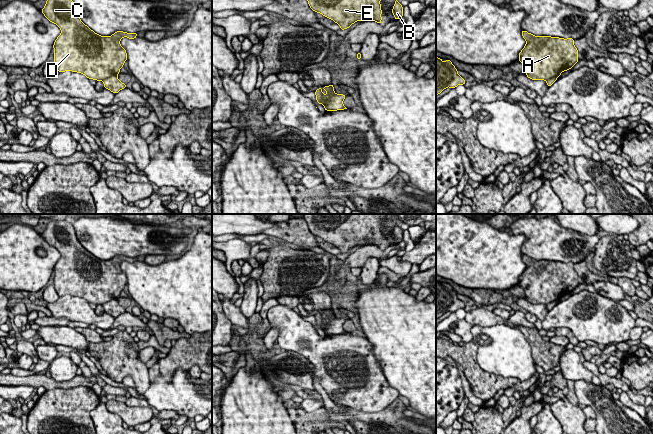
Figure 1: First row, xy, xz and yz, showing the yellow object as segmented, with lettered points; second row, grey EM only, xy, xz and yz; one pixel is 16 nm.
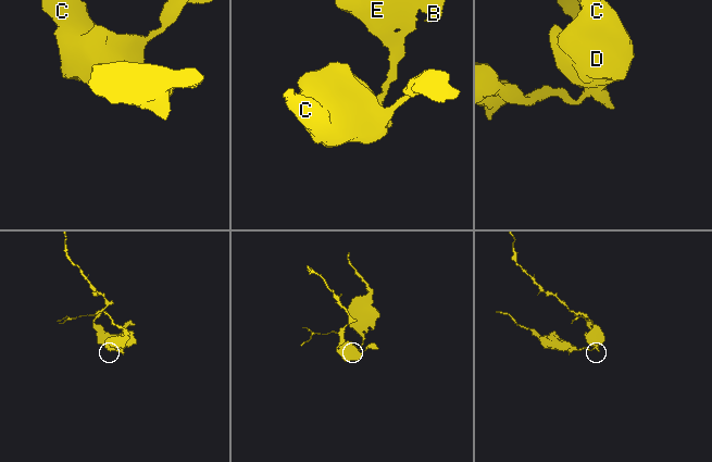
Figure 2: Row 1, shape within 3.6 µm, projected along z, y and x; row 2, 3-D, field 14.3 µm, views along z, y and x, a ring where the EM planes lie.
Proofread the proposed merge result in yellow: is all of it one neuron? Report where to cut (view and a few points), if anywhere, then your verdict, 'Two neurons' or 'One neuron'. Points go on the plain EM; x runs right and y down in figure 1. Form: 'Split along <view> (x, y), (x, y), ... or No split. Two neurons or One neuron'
Split along xy (116, 298), (100, 304). Two neurons

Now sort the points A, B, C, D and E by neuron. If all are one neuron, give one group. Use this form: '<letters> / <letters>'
A C D / B E

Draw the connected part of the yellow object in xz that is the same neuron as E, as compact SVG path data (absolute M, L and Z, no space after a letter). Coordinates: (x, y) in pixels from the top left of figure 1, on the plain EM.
M304 214L310 232L333 244L341 254L349 252L357 245L375 245L381 248L381 219L392 220L396 225L392 233L394 242L403 241L403 230L397 225L398 214Z

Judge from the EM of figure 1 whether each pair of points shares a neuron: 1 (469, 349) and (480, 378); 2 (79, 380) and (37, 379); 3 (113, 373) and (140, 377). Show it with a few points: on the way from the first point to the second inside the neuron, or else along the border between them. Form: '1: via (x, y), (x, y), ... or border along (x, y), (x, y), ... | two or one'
1: via (469, 356), (469, 364), (473, 371) | one
2: via (69, 384), (52, 384), (47, 382) | one
3: via (120, 370), (133, 370) | one

